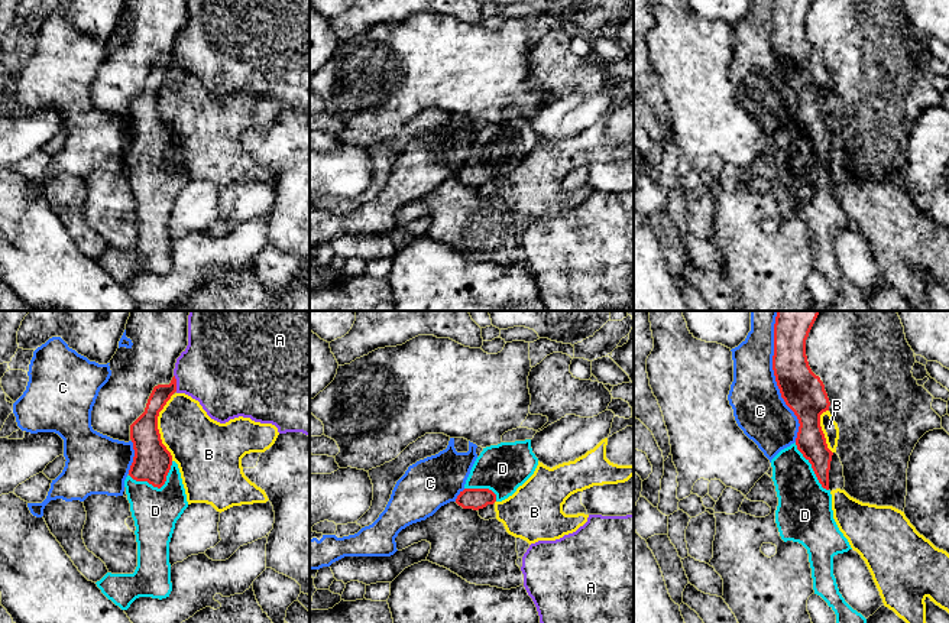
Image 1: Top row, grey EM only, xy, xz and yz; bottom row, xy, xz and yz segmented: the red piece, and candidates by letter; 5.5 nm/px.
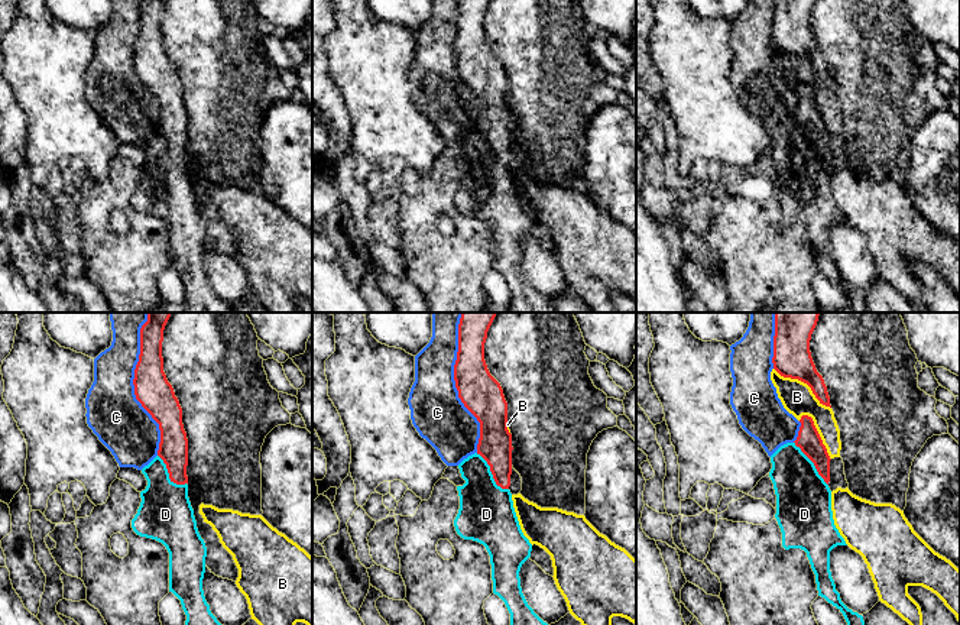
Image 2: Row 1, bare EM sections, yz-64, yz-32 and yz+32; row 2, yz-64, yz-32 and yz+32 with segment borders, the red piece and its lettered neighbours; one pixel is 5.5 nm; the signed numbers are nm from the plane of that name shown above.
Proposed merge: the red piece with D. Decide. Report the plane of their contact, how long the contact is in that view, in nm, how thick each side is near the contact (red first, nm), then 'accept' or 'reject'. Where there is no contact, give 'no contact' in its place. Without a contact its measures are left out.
meets red in xy; contact 260 nm long; 220 nm thick on the red side, 260 nm on the other; accept

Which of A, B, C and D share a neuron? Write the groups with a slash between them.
A / B / C / D

